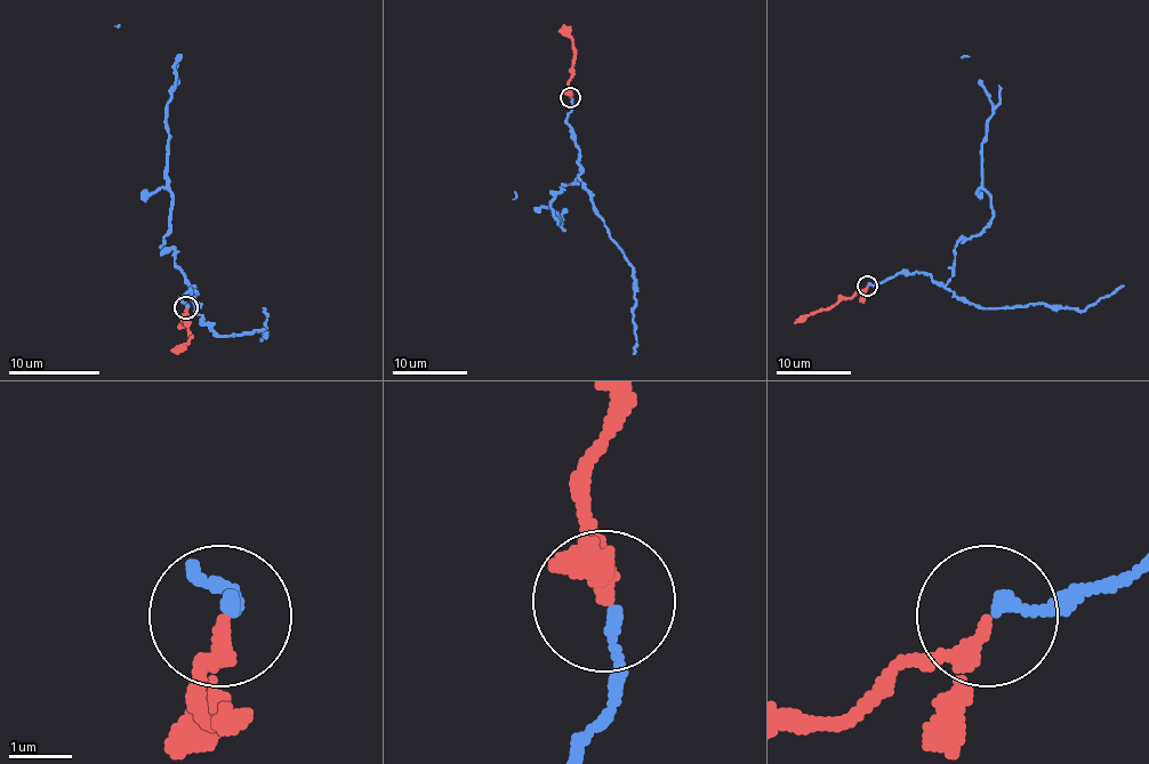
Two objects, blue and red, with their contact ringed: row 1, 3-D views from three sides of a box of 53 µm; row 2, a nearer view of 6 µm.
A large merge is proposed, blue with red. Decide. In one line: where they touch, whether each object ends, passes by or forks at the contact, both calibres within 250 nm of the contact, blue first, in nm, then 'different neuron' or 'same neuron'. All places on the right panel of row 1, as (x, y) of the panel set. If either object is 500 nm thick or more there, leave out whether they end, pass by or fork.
(867, 286) | blue ends | red passes by | 200/190 nm | same neuron

